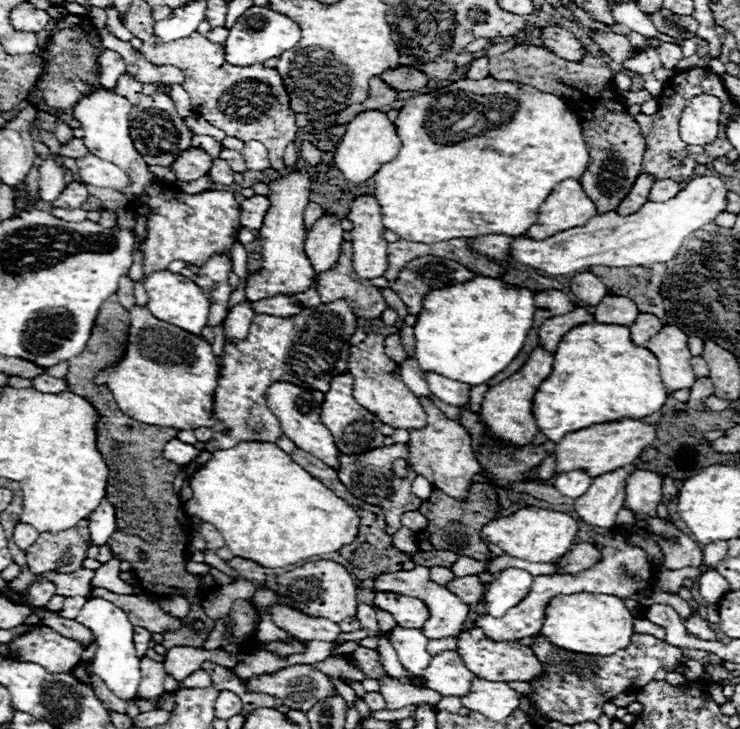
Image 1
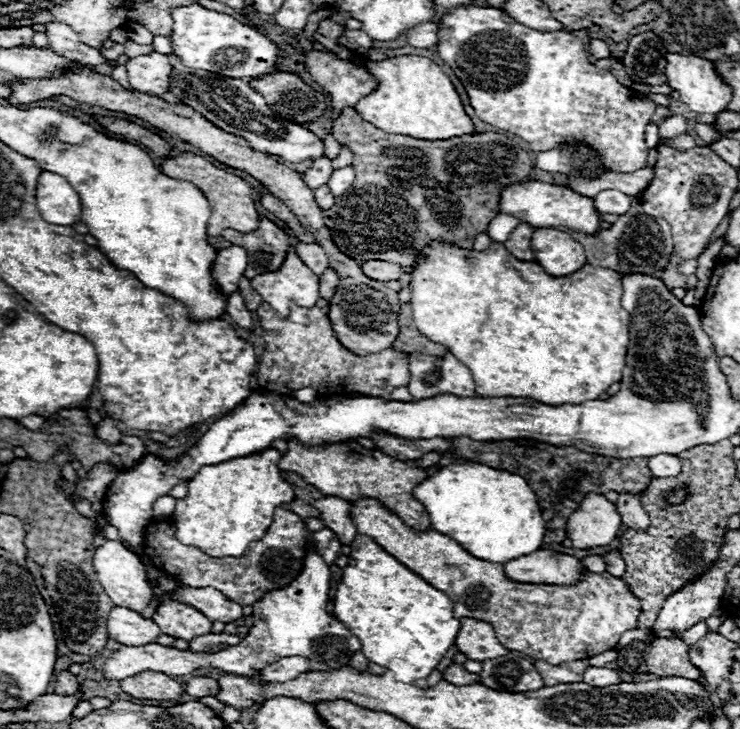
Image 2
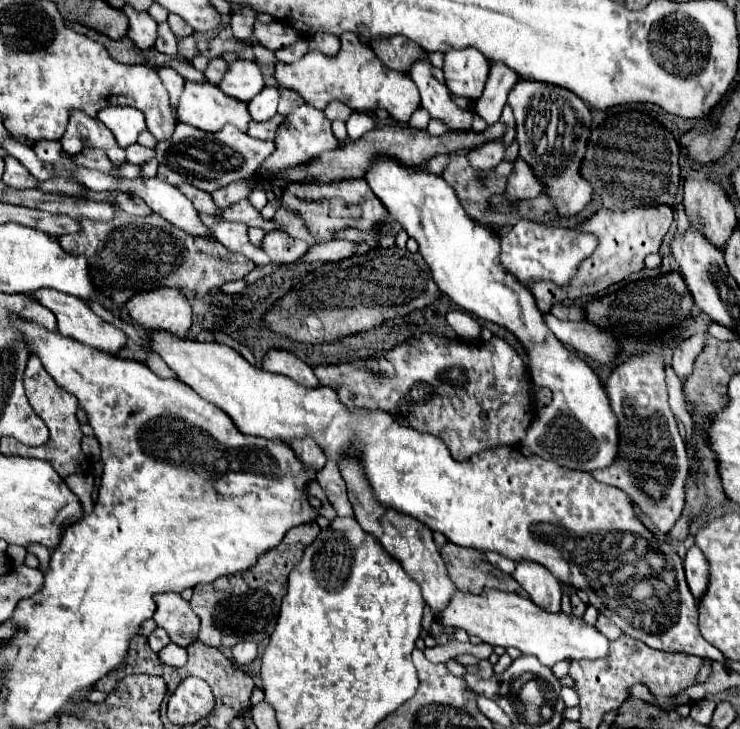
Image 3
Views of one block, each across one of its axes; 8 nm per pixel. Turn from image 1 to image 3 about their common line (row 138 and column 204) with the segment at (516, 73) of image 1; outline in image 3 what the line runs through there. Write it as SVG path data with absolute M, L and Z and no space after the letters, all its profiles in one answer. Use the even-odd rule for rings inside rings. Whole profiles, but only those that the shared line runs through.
M316 522L300 524L284 536L278 548L272 548L270 552L262 554L260 562L252 570L246 570L244 574L218 578L214 584L208 584L204 588L194 586L194 596L190 600L190 606L200 618L198 640L204 642L206 646L216 646L216 648L218 646L232 648L244 640L252 640L256 644L266 642L278 620L280 600L286 594L288 574L302 560L306 546L314 542L318 532L320 526Z

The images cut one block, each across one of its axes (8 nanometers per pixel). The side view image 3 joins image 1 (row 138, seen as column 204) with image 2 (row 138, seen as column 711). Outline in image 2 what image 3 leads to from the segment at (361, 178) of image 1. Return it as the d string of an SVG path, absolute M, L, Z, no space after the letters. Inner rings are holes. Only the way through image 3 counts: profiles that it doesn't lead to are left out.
M654 122L646 124L646 148L656 148L660 142L660 136L658 136L658 126Z

